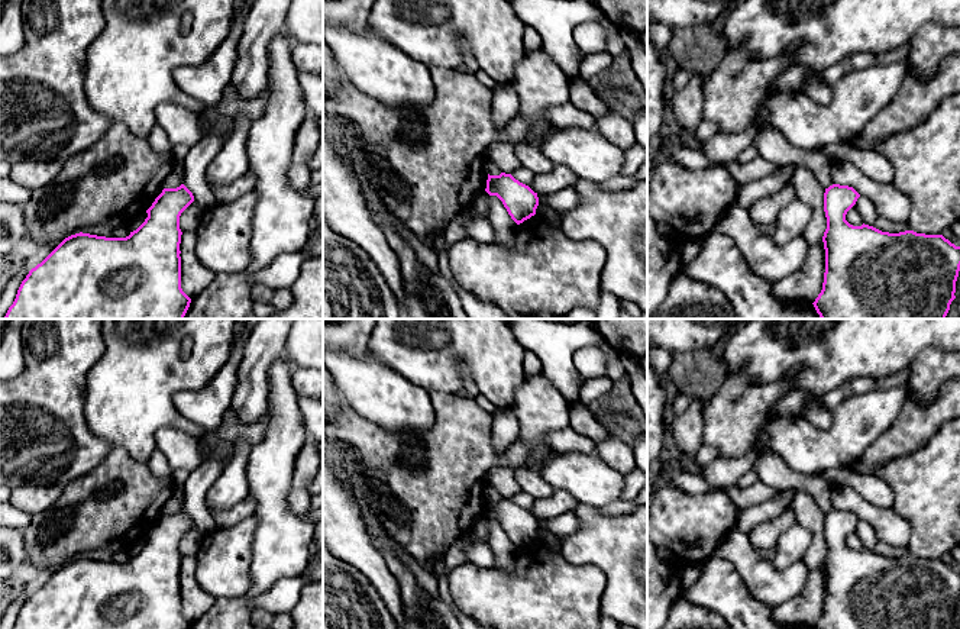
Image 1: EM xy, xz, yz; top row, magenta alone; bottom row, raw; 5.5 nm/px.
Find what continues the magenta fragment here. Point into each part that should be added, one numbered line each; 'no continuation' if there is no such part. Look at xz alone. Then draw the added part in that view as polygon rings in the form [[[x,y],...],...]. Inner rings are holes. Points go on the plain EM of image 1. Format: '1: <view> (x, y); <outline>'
no continuation

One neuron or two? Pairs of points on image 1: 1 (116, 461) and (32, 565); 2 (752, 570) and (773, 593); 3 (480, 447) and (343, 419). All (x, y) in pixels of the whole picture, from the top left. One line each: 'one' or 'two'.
1: one
2: one
3: one

